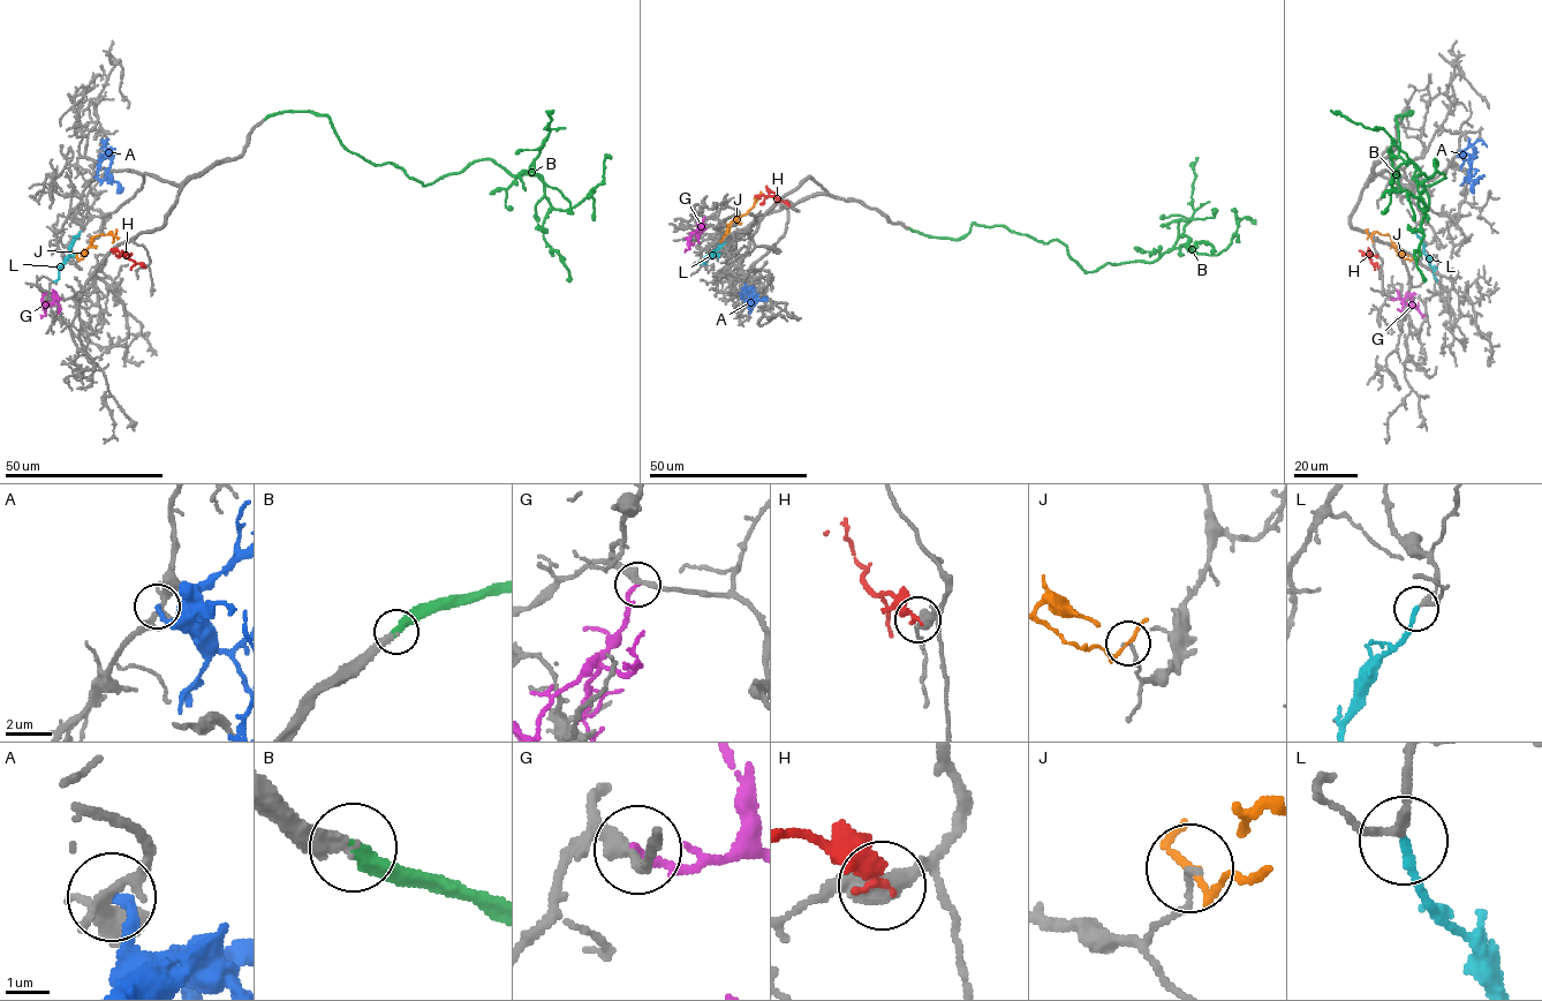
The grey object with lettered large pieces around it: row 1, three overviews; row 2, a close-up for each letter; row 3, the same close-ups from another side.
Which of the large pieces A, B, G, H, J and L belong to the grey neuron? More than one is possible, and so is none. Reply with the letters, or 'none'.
B, L

